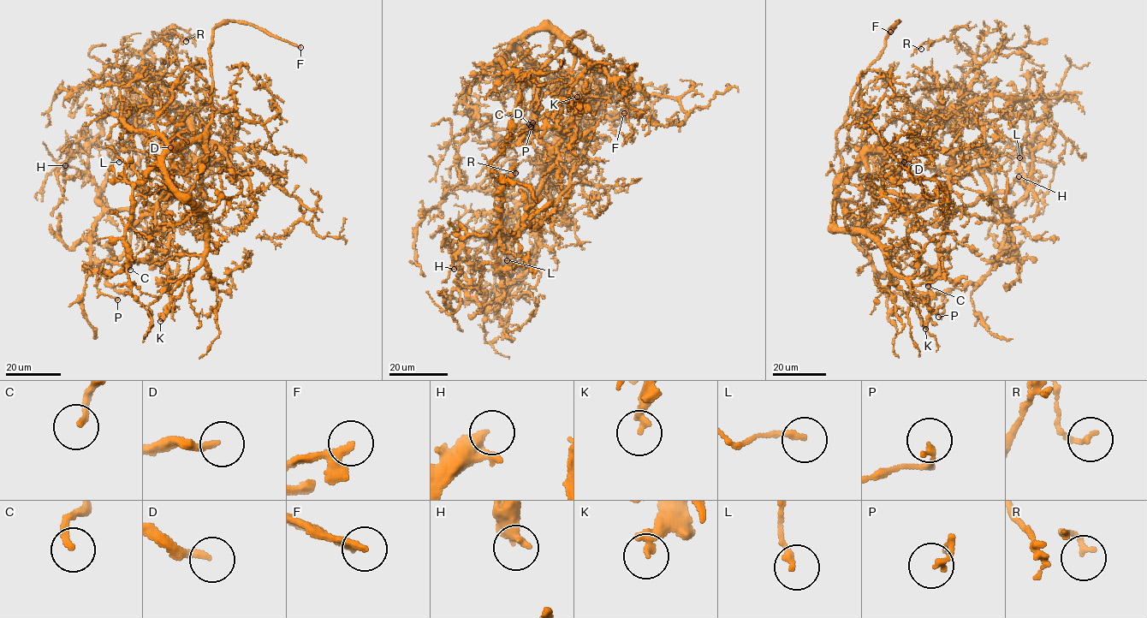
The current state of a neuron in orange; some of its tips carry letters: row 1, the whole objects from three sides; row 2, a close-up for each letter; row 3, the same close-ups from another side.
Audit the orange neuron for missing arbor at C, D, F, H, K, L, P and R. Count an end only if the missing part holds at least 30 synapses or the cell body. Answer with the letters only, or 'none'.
F

